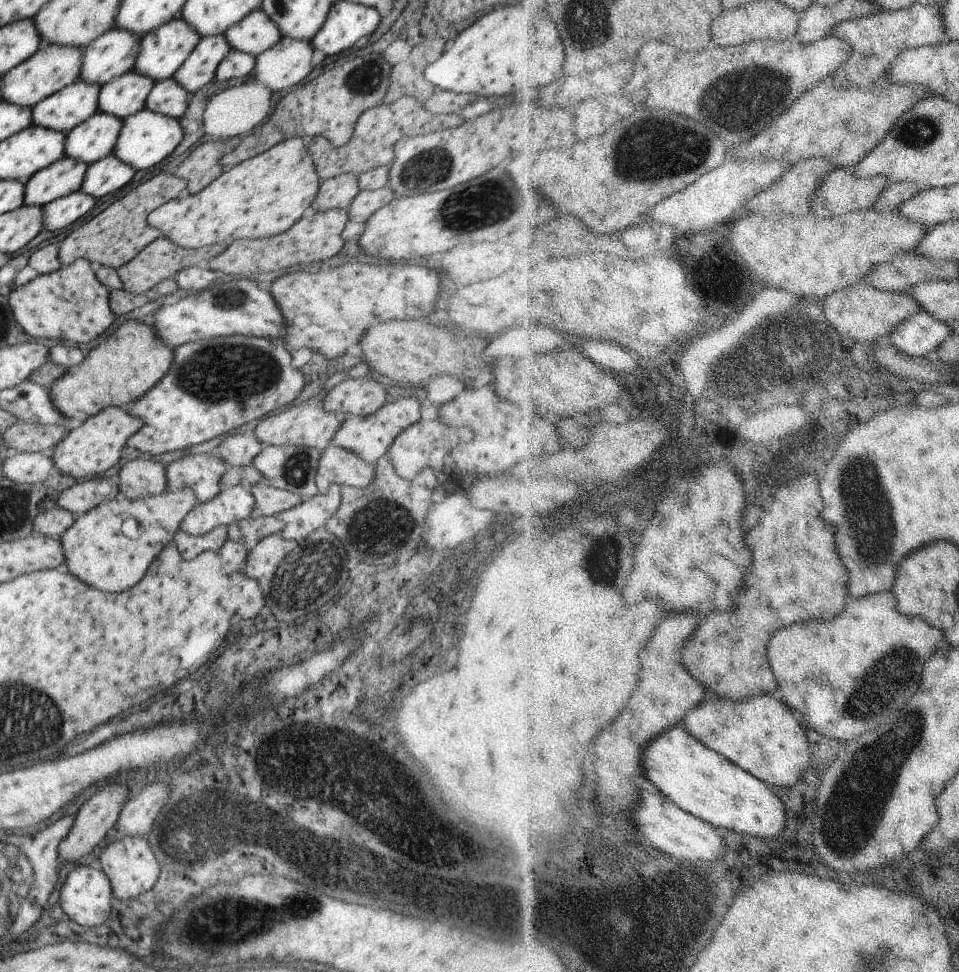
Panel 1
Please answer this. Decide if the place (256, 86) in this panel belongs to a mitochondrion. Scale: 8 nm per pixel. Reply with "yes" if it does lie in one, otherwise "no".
no

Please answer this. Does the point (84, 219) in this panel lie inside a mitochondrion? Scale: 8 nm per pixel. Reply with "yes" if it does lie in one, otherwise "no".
no

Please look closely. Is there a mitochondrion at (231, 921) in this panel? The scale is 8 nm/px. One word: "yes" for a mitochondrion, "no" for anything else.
yes

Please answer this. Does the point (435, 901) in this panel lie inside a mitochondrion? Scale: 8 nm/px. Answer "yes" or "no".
no

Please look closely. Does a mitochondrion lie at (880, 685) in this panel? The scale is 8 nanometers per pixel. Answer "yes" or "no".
yes

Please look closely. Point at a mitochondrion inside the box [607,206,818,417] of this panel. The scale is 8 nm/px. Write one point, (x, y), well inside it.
(791, 365)

